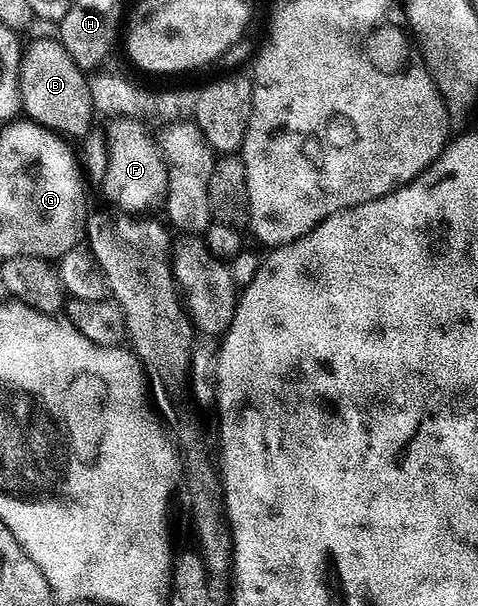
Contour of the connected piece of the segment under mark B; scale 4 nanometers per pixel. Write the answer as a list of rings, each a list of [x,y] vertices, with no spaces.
[[[56,37],[37,38],[24,47],[19,72],[21,108],[26,119],[56,130],[73,140],[84,139],[94,125],[95,109],[86,71],[63,48]]]

